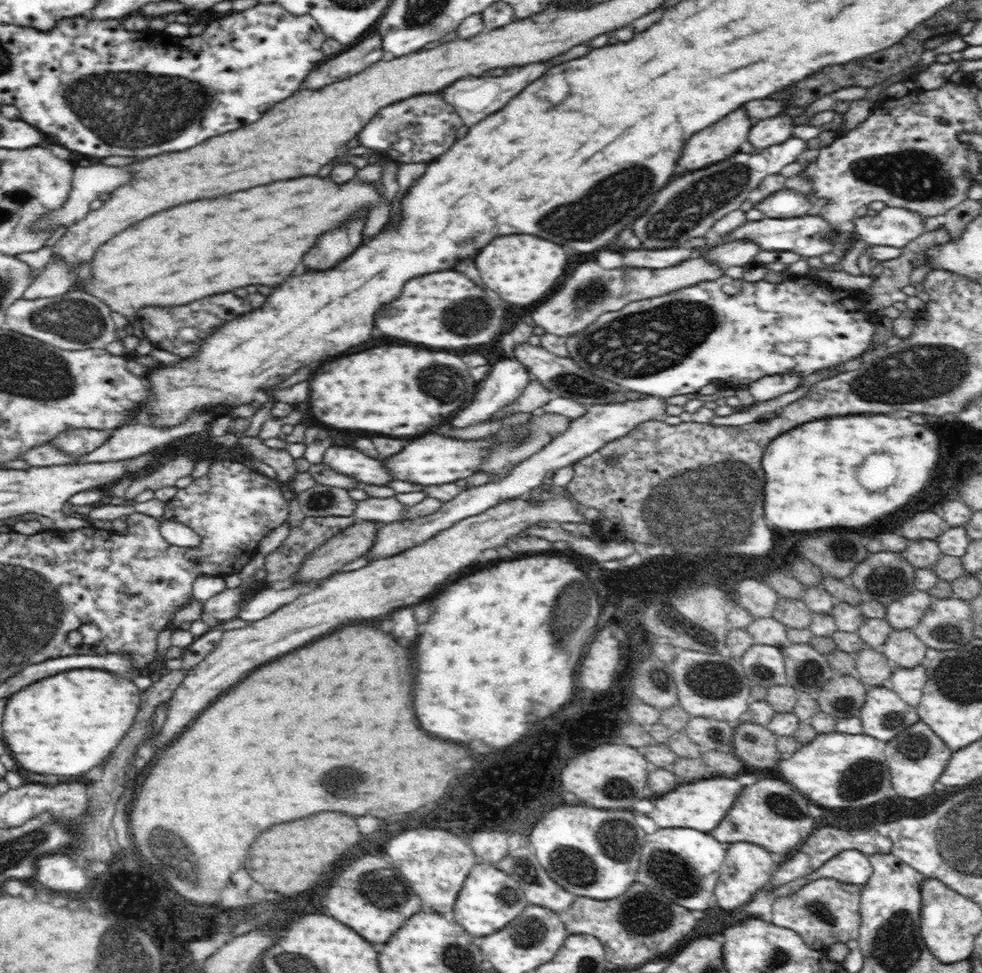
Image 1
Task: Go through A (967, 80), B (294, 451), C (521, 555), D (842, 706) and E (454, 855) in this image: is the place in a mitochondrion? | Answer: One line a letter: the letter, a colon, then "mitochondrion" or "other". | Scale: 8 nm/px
A: other
B: other
C: other
D: mitochondrion
E: other

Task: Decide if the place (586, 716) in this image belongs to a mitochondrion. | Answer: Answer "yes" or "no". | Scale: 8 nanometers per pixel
no

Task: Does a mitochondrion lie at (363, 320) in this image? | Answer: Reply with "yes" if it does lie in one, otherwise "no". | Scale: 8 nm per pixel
no

